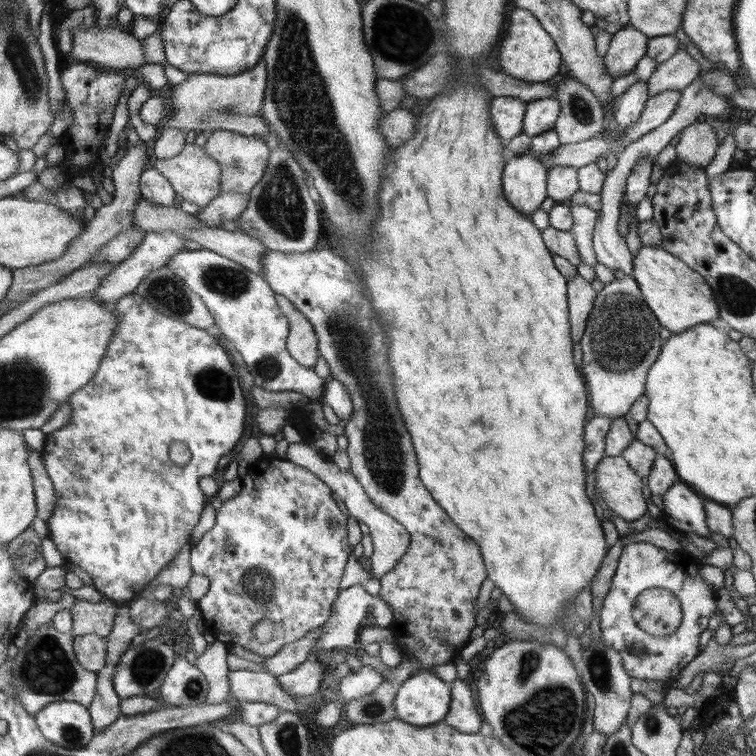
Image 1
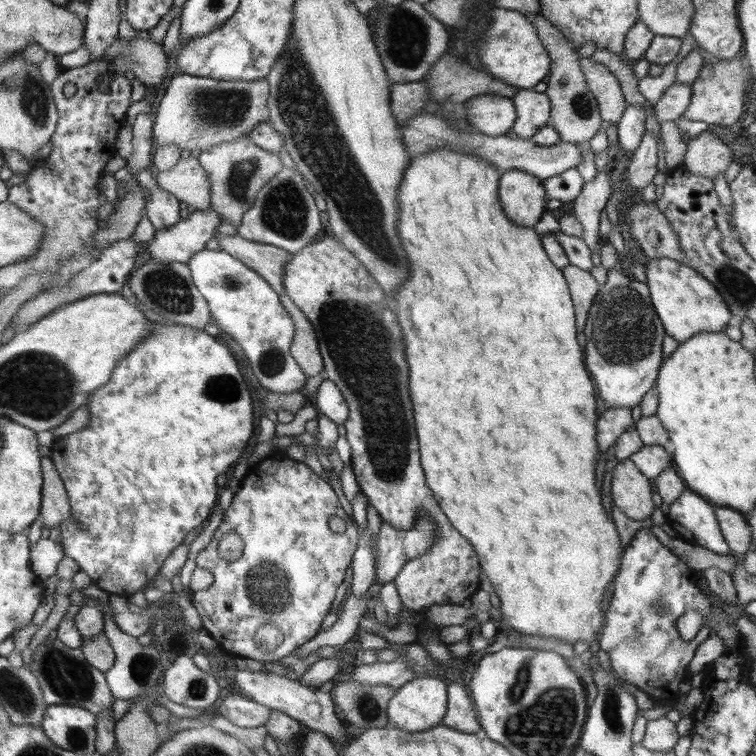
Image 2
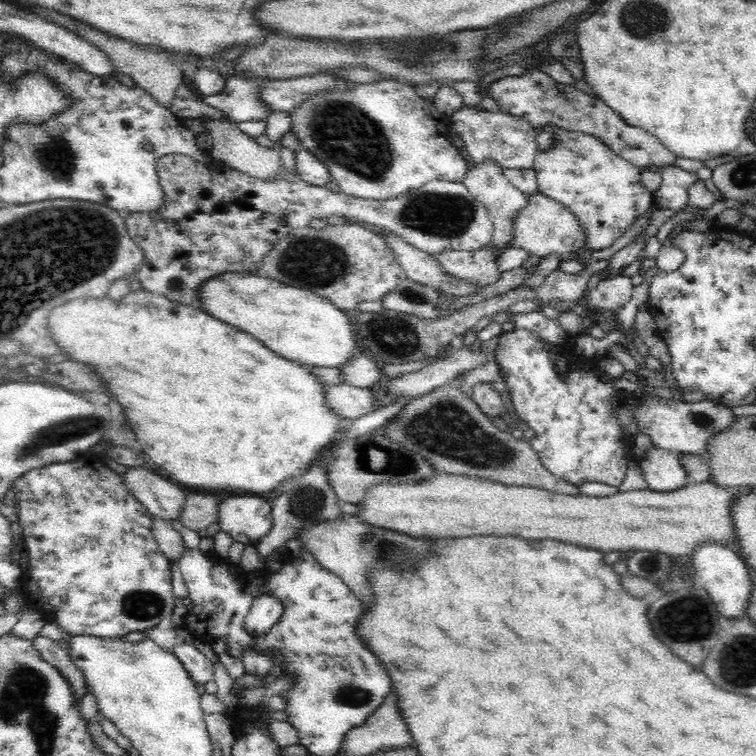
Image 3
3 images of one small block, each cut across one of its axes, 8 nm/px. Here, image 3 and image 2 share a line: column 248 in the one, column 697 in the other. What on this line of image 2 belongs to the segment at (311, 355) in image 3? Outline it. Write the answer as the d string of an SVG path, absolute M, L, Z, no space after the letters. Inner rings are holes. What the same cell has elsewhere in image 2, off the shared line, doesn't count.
M665 256L648 259L649 263L645 267L648 280L646 284L648 285L655 311L665 328L665 334L671 336L679 343L684 343L699 332L724 332L731 314L726 301L720 296L718 289L709 280L706 280L706 278L686 262L681 263Z

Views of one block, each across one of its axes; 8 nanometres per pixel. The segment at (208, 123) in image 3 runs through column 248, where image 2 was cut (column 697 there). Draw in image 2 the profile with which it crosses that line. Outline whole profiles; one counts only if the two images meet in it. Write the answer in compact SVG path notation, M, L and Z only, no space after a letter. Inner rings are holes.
M706 130L689 139L684 165L692 174L714 181L721 172L726 172L733 153L718 136Z

